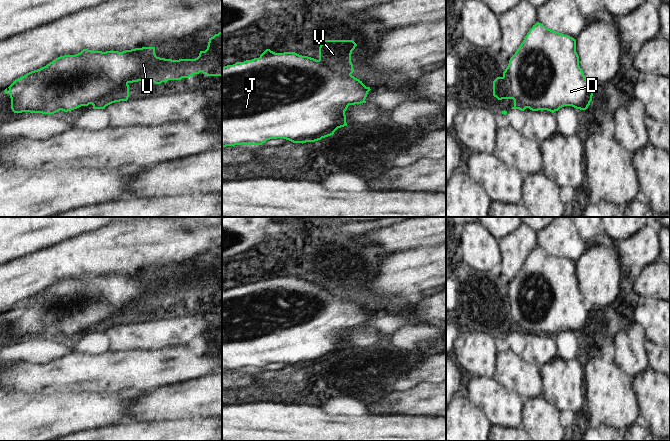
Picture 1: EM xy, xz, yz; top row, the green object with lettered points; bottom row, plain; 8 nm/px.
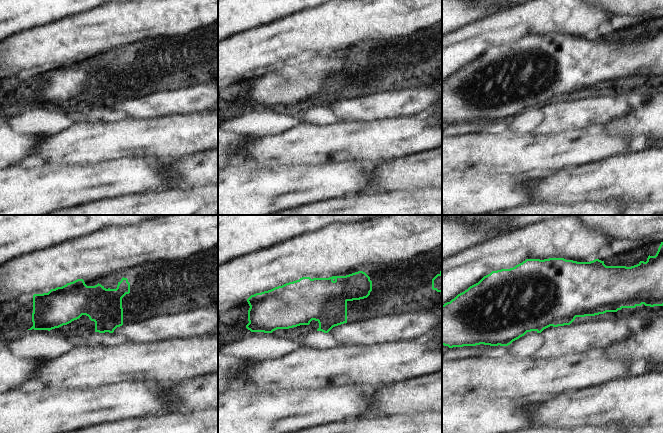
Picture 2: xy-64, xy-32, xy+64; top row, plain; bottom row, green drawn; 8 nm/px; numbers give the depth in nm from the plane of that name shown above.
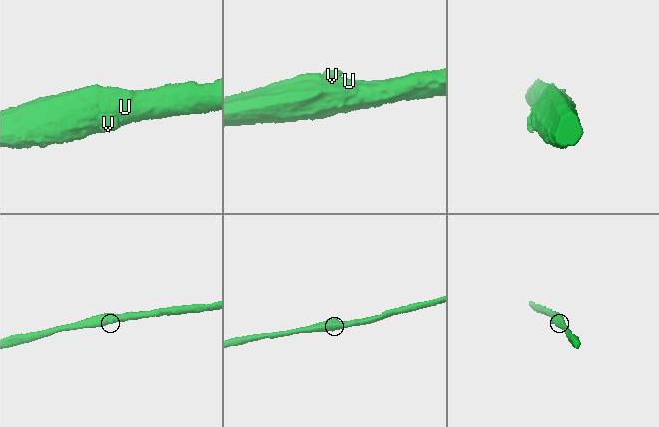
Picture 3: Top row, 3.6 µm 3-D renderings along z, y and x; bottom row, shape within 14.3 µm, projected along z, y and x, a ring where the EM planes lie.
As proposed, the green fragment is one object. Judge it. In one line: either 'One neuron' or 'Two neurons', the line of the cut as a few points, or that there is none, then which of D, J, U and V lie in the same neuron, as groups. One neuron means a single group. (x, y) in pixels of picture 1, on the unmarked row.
One neuron. No split. Groups: D J U V

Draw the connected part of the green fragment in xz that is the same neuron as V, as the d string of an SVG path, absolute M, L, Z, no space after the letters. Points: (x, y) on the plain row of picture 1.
M324 264L319 271L319 283L302 280L295 276L275 277L266 273L259 282L236 286L233 289L222 291L222 371L235 369L262 369L267 364L283 362L293 367L315 366L331 360L341 351L347 350L345 335L349 329L366 327L365 323L370 311L366 311L362 305L351 298L354 296L351 286L351 278L357 268L353 264Z

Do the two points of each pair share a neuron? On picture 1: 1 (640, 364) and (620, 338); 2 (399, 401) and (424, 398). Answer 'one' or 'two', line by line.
1: one
2: one

